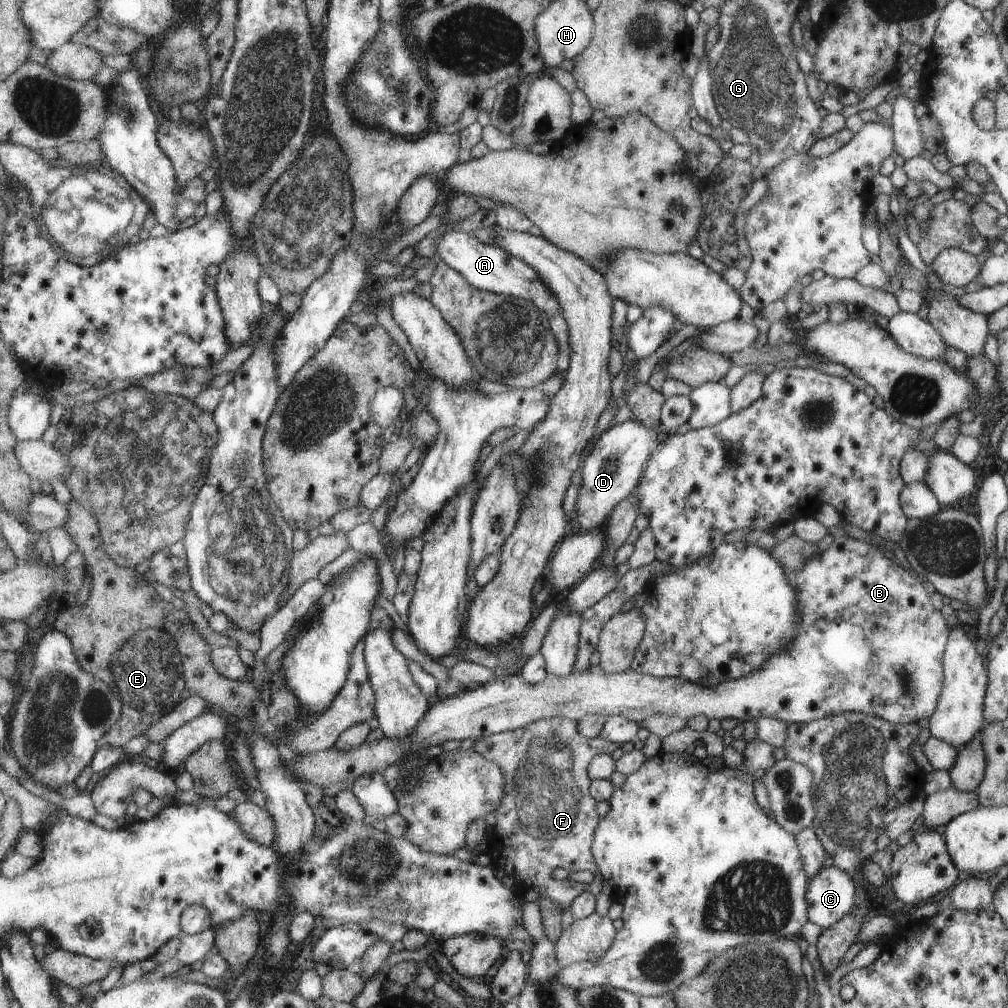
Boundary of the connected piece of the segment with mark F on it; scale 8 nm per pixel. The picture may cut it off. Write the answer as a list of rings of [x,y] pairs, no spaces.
[[[552,718],[538,720],[532,724],[514,731],[495,733],[491,736],[474,741],[475,752],[484,758],[496,762],[505,772],[506,794],[505,801],[494,812],[496,825],[492,829],[487,854],[491,859],[491,866],[502,870],[509,876],[511,882],[531,887],[542,898],[549,898],[561,908],[568,910],[581,893],[590,892],[594,896],[602,891],[602,874],[598,870],[592,884],[578,884],[570,880],[556,880],[552,878],[554,869],[563,868],[599,868],[593,856],[592,836],[600,824],[596,812],[597,800],[592,796],[592,780],[589,778],[589,766],[598,754],[611,754],[622,744],[606,742],[600,737],[590,739],[578,734],[577,722],[568,718]]]

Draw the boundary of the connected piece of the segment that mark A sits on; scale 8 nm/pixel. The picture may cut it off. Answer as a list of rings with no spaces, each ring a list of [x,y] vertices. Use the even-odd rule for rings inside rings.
[[[457,226],[451,231],[447,230],[438,240],[435,252],[436,258],[440,258],[453,270],[460,271],[473,287],[495,294],[530,300],[540,310],[544,310],[548,317],[554,316],[556,312],[562,313],[557,296],[545,286],[541,276],[532,266],[517,258],[516,255],[511,256],[501,247],[486,244],[486,242],[474,238],[472,234],[468,233],[467,227]]]

